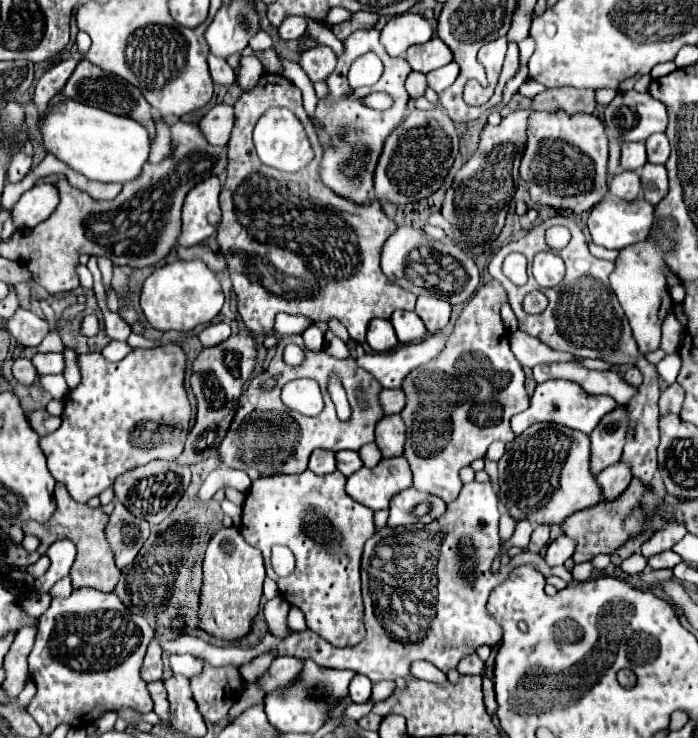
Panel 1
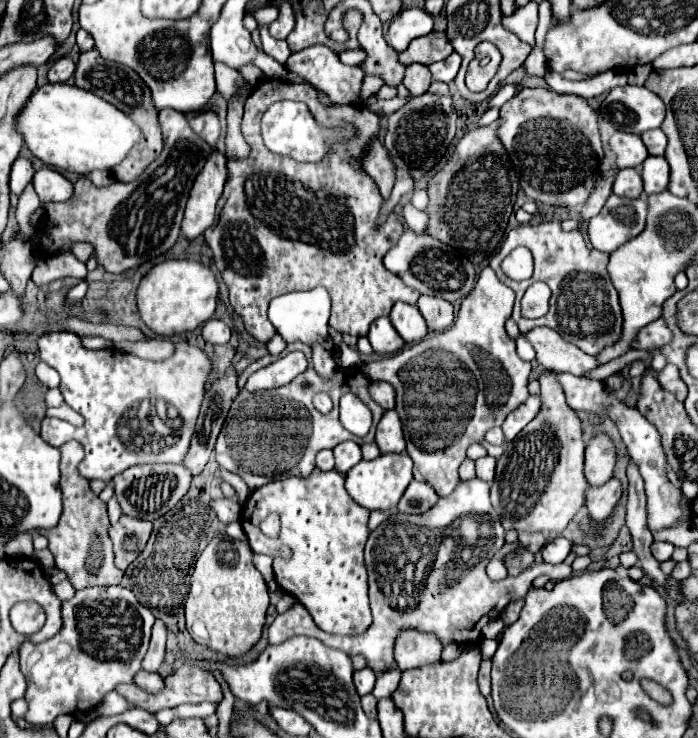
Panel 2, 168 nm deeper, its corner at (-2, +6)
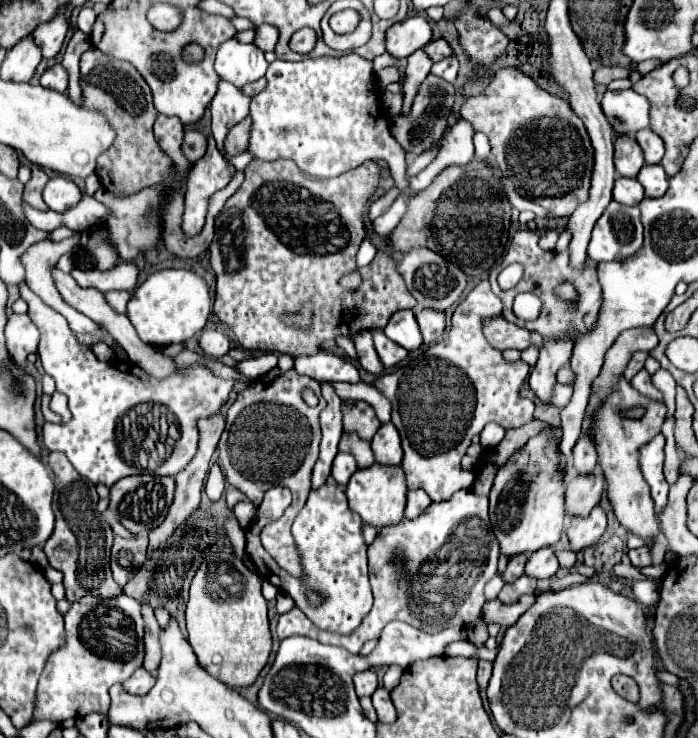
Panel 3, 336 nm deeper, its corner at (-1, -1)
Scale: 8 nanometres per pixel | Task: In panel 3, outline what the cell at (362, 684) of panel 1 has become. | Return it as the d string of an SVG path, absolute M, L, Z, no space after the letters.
M367 669L367 671L355 673L353 683L355 683L357 697L363 697L363 695L373 695L373 691L377 689L377 675L375 675L371 669Z

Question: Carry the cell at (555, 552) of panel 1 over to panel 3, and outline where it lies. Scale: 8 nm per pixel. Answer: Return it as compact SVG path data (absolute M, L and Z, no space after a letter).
M543 547L529 555L529 561L525 565L525 575L533 579L551 579L559 571L559 563L553 555L551 547Z

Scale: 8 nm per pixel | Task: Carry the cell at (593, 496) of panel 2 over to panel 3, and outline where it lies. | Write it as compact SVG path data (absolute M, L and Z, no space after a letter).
M597 505L587 519L571 519L571 525L567 529L567 539L569 539L569 545L571 545L571 551L573 553L579 553L587 547L591 547L593 543L597 543L603 535L607 527L607 517L605 517L605 511Z

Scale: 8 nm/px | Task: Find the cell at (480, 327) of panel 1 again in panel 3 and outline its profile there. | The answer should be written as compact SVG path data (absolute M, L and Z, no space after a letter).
M481 281L463 303L453 313L451 329L445 339L429 345L419 357L411 359L397 371L389 375L381 375L375 381L375 387L383 391L383 395L391 401L391 423L397 427L403 443L403 461L401 467L407 475L407 487L409 489L423 489L433 501L445 501L459 489L469 489L475 475L473 471L465 471L461 467L461 459L471 445L473 435L481 433L481 429L495 421L505 429L521 427L523 423L531 421L533 417L533 401L519 397L519 387L529 375L529 365L523 361L507 363L503 355L489 345L489 341L483 335L483 317L495 317L501 315L503 303L501 299L491 291L489 281Z

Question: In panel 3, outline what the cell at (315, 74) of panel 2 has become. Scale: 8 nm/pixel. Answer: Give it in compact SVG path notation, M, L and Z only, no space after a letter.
M347 53L343 57L317 57L303 61L279 61L275 59L267 69L267 87L251 99L253 119L249 131L247 151L255 159L277 161L291 159L303 173L311 177L335 177L369 159L383 159L391 165L391 175L399 189L407 187L405 181L405 151L399 147L389 131L389 117L375 91L375 71L373 61L359 57L357 53Z

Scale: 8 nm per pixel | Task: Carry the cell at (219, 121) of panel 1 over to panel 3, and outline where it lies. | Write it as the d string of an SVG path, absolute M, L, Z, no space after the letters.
M187 131L185 139L183 139L183 155L187 155L187 159L191 163L195 163L197 159L201 159L207 151L207 139L203 133L199 131Z

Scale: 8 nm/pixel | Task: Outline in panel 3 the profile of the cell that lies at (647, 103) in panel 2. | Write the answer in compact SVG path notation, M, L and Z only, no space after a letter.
M633 89L605 91L601 107L611 127L619 133L635 135L649 127L649 101Z

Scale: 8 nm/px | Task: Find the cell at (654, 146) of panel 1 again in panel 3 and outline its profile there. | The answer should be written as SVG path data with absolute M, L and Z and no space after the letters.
M643 129L637 133L637 143L643 149L645 163L659 163L661 161L665 147L663 147L663 141L659 135L655 135L651 129Z

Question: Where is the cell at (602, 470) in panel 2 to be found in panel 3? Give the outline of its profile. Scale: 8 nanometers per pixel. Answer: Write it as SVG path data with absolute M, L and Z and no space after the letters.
M601 471L587 477L575 477L567 483L565 511L569 517L587 517L595 505L599 505L605 479Z

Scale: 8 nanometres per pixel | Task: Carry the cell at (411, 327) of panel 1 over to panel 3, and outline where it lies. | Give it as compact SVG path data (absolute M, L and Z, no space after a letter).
M403 309L403 311L393 313L393 317L389 319L389 323L383 331L391 341L405 347L407 351L415 351L423 345L419 325L417 325L417 319L411 309Z

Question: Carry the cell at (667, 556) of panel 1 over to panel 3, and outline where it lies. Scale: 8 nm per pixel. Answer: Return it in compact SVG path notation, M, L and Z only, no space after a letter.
M639 547L639 549L629 549L627 553L631 565L635 567L645 567L645 565L651 565L651 551L647 547Z

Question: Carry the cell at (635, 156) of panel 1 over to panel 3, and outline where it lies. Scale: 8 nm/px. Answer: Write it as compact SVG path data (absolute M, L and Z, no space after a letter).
M621 135L615 139L615 169L623 177L637 177L641 167L645 165L641 147L629 135Z

